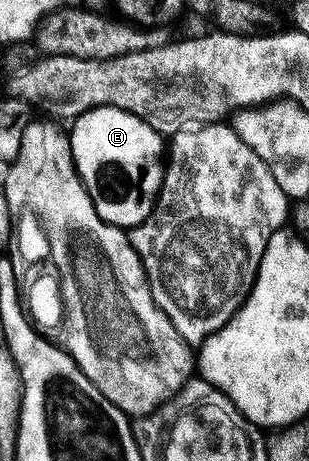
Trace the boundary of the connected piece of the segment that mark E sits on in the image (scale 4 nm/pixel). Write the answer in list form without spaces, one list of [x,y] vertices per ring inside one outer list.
[[[111,107],[91,109],[90,112],[75,118],[71,125],[72,161],[76,165],[77,175],[84,181],[86,191],[94,203],[95,216],[108,225],[119,225],[125,231],[131,230],[133,225],[141,225],[153,213],[153,206],[164,183],[165,166],[162,164],[162,154],[166,145],[165,142],[160,142],[163,141],[161,134],[153,131],[133,113]]]

